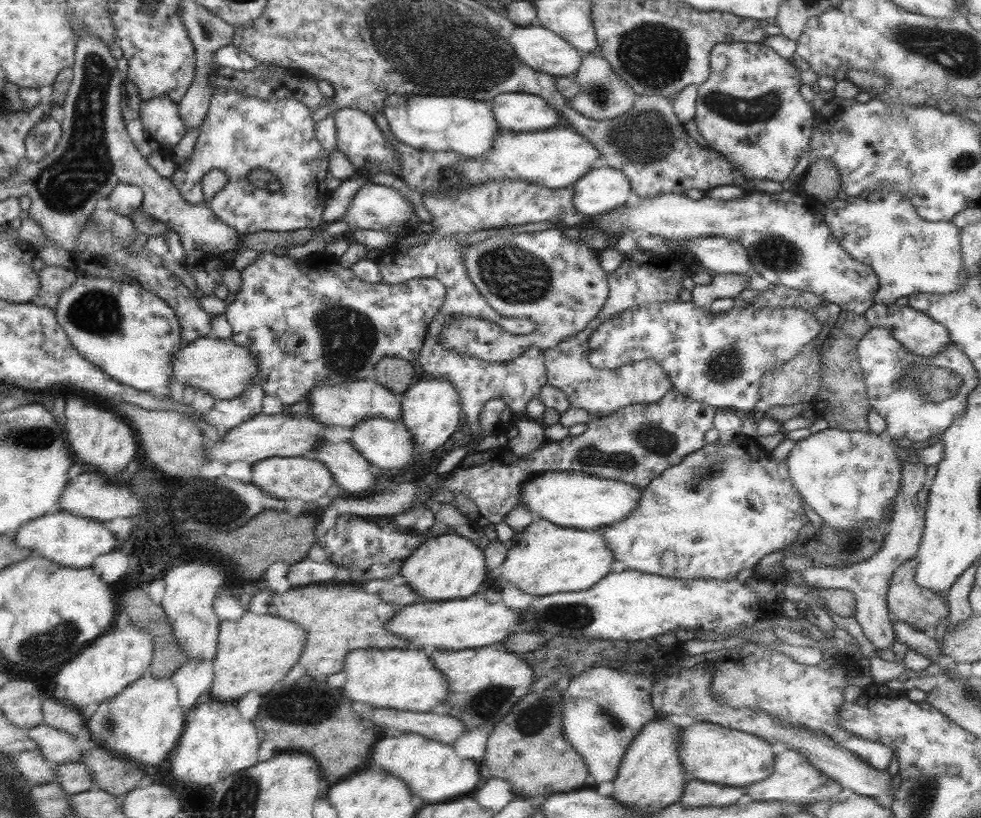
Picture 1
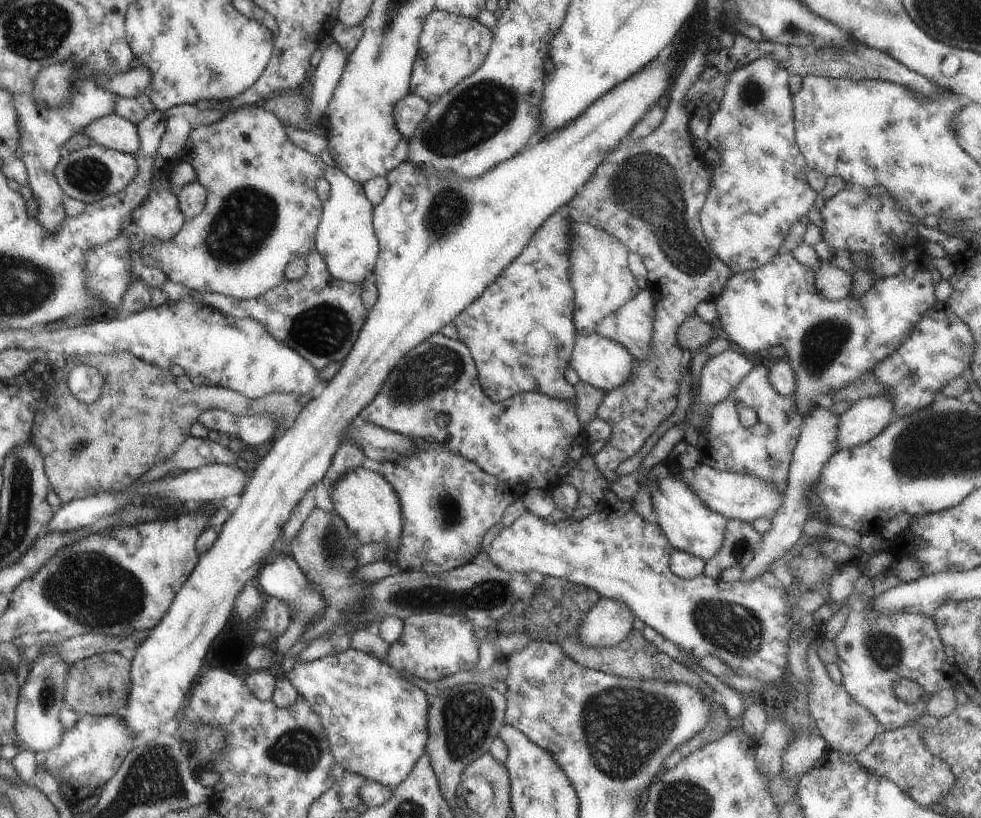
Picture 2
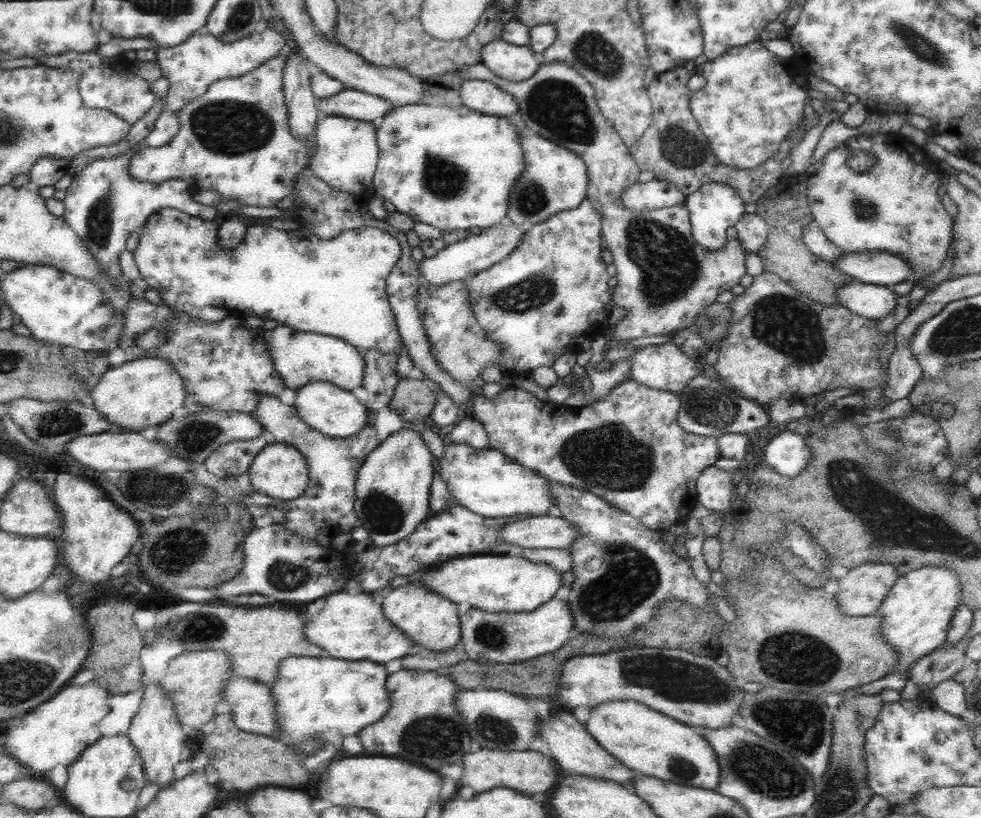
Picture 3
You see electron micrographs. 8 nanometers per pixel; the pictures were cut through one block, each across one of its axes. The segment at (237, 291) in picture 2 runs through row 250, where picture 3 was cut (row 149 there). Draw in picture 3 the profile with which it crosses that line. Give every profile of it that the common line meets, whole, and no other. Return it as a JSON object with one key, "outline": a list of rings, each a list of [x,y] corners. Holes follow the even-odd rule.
{"outline":[[[287,48],[239,78],[211,82],[201,96],[189,100],[185,106],[179,108],[179,130],[167,144],[159,148],[139,148],[139,152],[133,154],[129,162],[129,176],[133,176],[137,182],[149,184],[183,180],[193,190],[211,190],[217,192],[223,200],[237,200],[243,206],[275,206],[283,196],[291,194],[291,188],[295,186],[301,170],[307,168],[311,158],[311,150],[305,146],[305,140],[295,138],[289,130],[287,106],[283,96],[285,60]]]}

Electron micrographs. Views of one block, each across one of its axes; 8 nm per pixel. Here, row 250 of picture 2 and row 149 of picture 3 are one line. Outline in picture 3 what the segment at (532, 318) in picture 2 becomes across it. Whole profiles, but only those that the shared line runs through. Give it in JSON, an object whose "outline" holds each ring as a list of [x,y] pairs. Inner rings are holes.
{"outline":[[[519,134],[519,146],[523,152],[523,170],[515,178],[509,196],[507,196],[507,218],[513,222],[513,226],[525,234],[533,226],[545,222],[553,214],[561,214],[565,210],[577,208],[585,196],[587,196],[587,168],[585,162],[571,150],[557,146],[555,142],[531,134],[523,136]]]}

